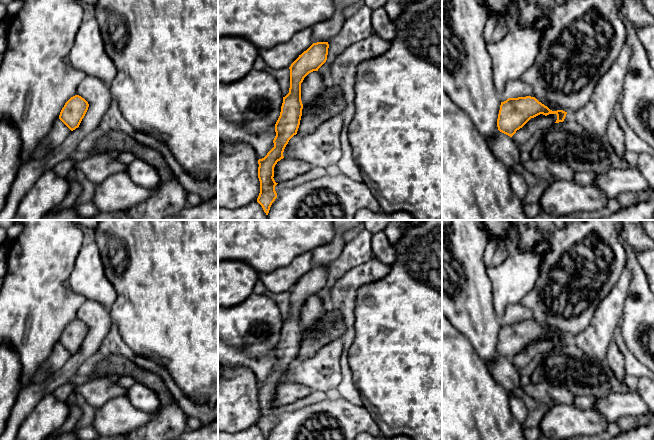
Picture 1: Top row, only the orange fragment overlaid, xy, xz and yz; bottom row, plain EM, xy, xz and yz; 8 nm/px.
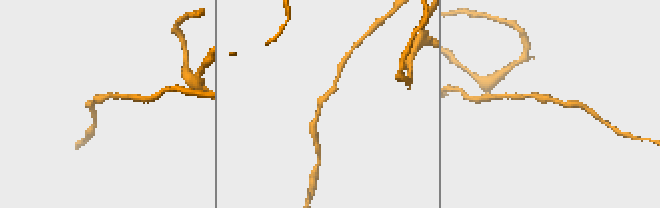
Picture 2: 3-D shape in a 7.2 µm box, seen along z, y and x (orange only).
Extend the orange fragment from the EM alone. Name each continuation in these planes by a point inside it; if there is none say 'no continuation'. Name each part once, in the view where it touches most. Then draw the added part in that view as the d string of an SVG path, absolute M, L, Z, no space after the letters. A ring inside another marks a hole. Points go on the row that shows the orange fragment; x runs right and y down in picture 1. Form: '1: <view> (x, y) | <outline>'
no continuation

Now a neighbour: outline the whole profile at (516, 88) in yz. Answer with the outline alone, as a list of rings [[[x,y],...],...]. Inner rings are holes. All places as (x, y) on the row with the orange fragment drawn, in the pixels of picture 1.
[[[515,79],[509,80],[506,83],[502,94],[499,95],[499,98],[501,102],[504,102],[508,98],[518,98],[526,96],[534,97],[532,87],[528,83],[520,79]]]

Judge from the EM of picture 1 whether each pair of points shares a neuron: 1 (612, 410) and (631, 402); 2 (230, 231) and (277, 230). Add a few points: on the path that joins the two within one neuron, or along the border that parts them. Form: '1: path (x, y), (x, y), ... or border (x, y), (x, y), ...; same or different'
1: path (617, 405), (626, 404); same
2: path (242, 230), (265, 230); same

